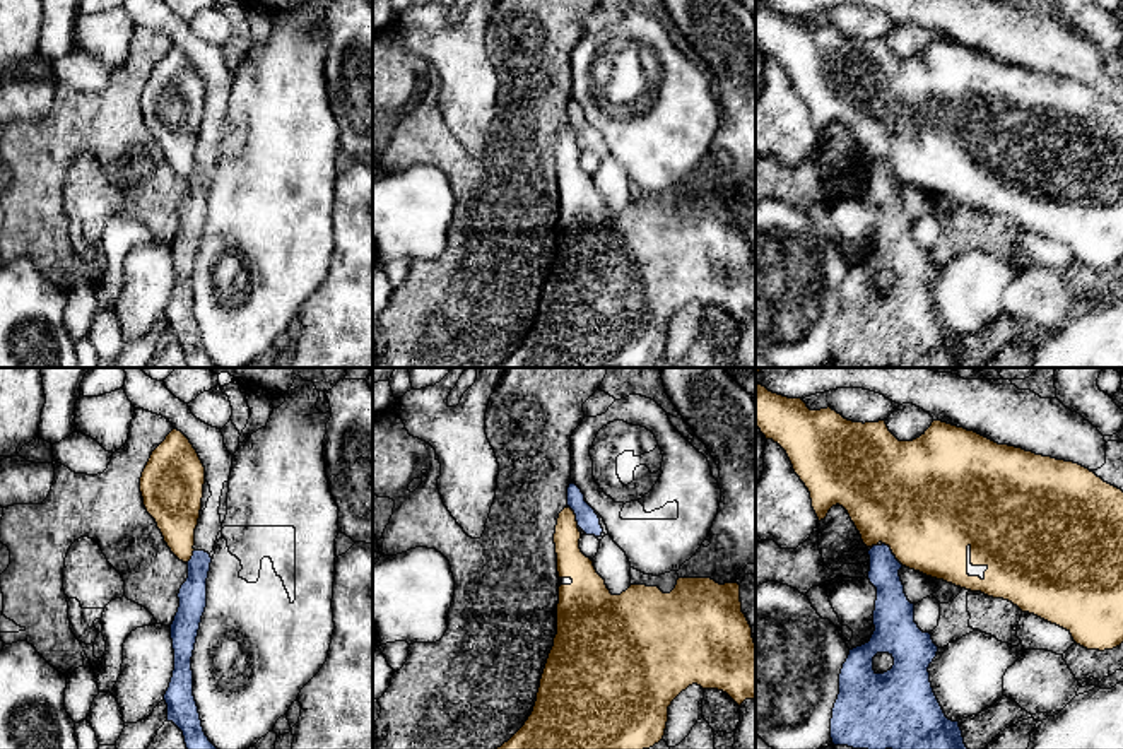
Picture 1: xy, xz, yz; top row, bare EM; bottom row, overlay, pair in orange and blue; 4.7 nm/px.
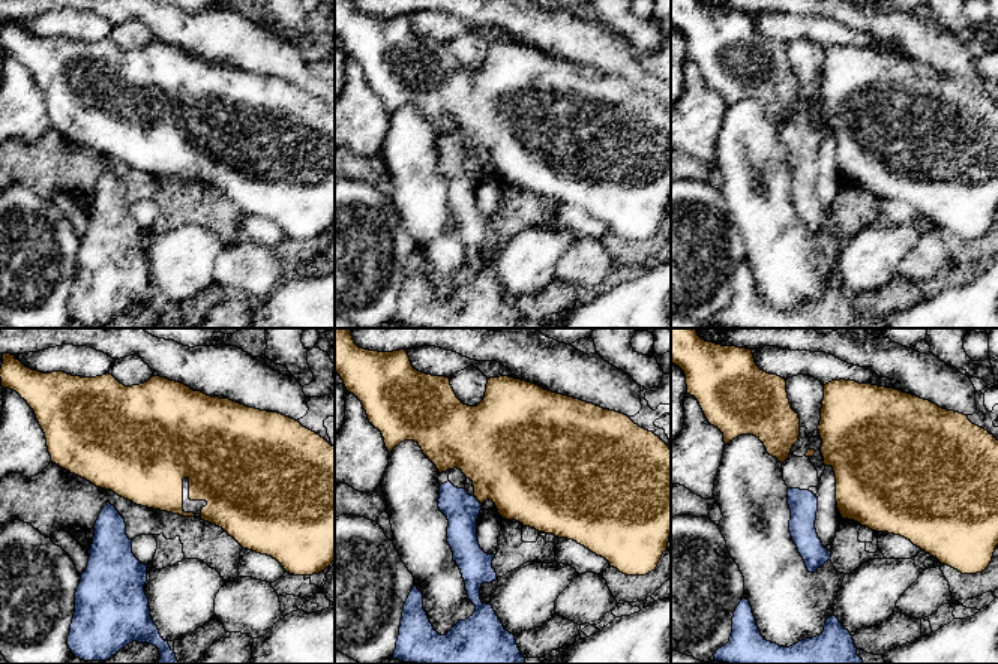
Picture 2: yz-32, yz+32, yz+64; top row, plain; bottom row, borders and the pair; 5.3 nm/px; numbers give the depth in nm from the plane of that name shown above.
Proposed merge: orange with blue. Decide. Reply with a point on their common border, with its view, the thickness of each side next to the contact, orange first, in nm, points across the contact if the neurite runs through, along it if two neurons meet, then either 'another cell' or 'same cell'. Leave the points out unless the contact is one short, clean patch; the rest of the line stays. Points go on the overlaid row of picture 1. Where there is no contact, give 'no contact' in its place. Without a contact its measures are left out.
meets orange in yz at (893, 553); 480 nm thick on the orange side, 160 nm on the other; border along yz (882, 542), (903, 565); another cell

